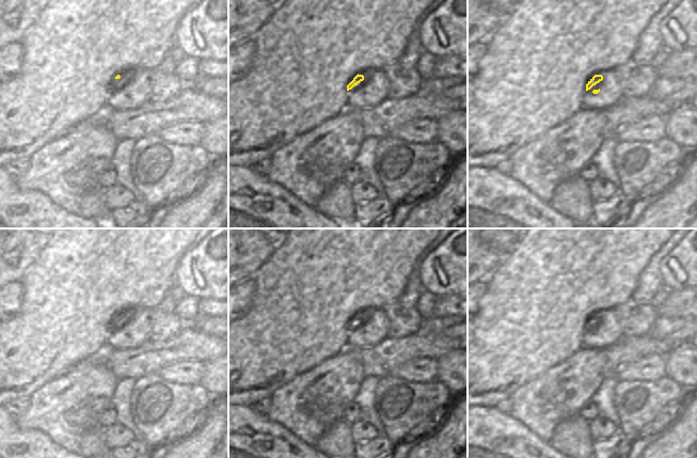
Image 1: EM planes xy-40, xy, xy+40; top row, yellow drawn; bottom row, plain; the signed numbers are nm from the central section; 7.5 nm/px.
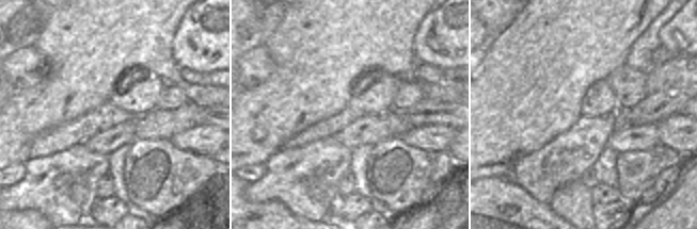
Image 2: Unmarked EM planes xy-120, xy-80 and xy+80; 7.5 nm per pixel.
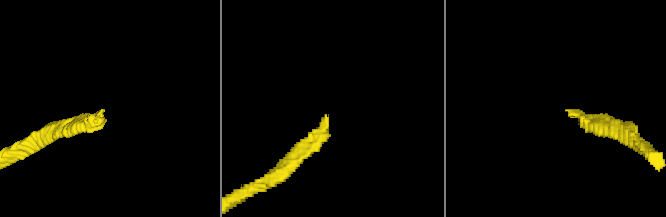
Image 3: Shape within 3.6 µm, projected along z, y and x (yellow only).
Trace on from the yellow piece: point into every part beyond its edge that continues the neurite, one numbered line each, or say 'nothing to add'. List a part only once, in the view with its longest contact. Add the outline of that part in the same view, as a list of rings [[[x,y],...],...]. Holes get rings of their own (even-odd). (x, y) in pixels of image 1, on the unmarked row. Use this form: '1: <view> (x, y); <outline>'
1: xy+40 (611, 332); [[[600,310],[596,314],[602,314],[603,319],[590,329],[584,330],[582,348],[600,350],[608,348],[622,338],[622,328],[615,310]]]

